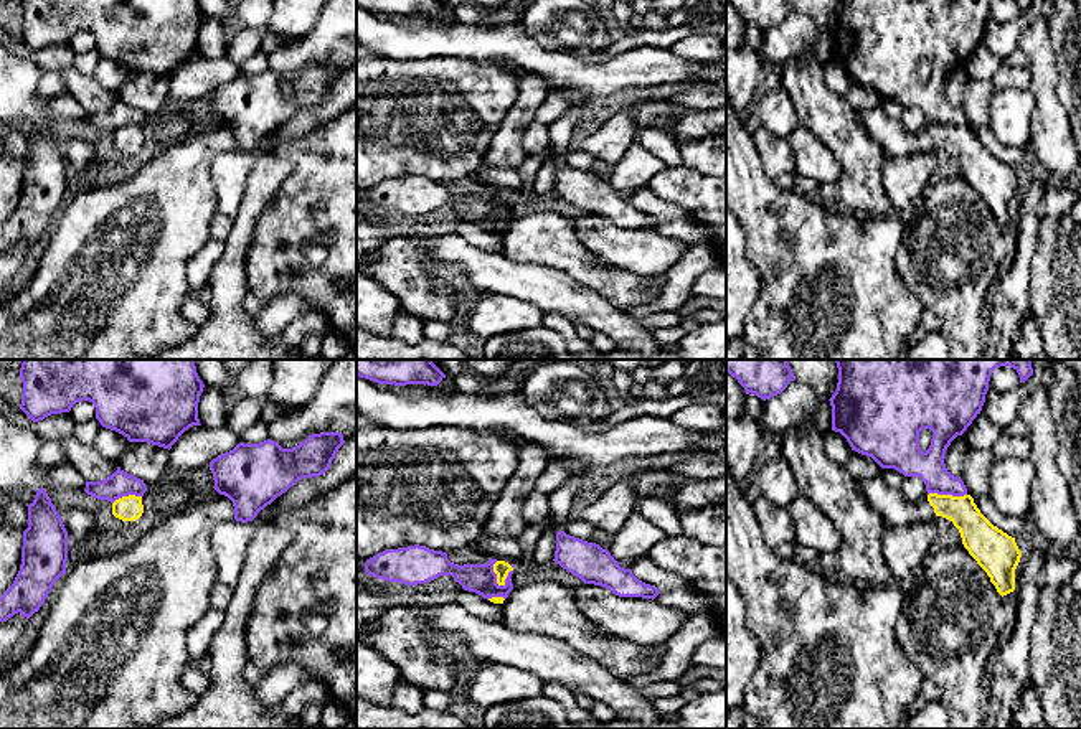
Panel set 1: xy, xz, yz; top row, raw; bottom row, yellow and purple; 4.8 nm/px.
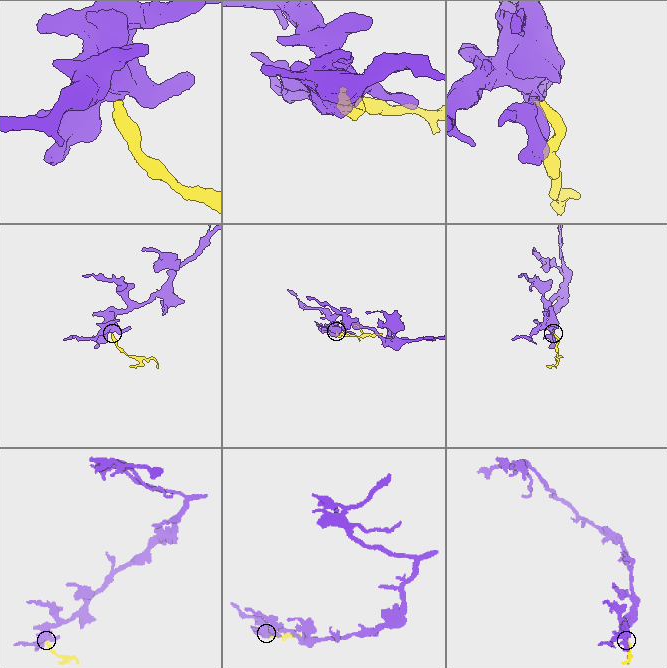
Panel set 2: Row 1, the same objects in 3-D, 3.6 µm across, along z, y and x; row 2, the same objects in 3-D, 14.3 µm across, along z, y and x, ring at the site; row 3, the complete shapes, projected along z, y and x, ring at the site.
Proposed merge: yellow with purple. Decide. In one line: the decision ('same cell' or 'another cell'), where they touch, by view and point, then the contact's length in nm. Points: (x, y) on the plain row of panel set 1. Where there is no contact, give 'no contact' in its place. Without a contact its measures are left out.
another cell; contact xz (497, 206); length 130 nm

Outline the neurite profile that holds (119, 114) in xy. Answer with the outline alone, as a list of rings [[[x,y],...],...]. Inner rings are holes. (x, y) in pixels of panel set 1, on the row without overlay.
[[[120,97],[101,112],[86,112],[84,122],[97,130],[107,130],[114,134],[116,130],[129,125],[144,127],[147,115],[144,111],[129,106]]]

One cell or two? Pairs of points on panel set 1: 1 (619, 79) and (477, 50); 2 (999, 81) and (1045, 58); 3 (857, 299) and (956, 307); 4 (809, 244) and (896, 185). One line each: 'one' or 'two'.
1: one
2: two
3: two
4: two

